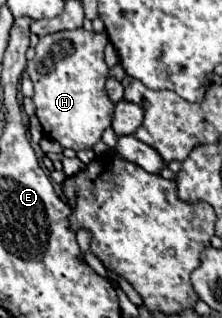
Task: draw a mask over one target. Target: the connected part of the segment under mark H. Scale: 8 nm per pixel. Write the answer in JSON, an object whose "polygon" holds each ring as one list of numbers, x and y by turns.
{"polygon":[[58,31,40,37,34,59,28,61,26,71,34,83,36,117,50,139,56,139,62,147,80,151,92,149,106,127,112,123,114,103,106,93,108,67,104,61,104,47,108,43,106,31]]}

